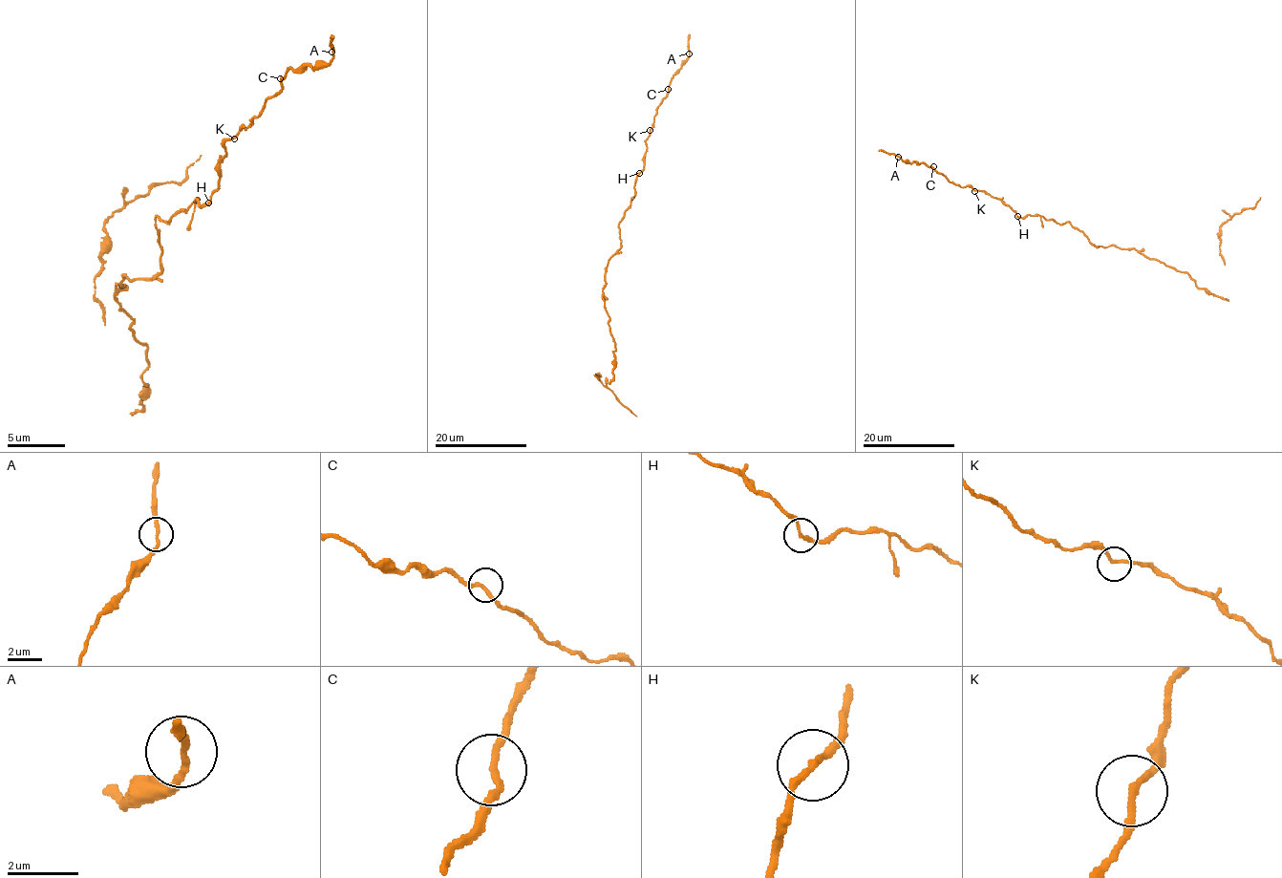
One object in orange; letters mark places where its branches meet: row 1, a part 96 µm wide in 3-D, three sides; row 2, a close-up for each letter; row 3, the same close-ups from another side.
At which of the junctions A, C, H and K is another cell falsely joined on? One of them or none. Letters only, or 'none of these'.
none of these

